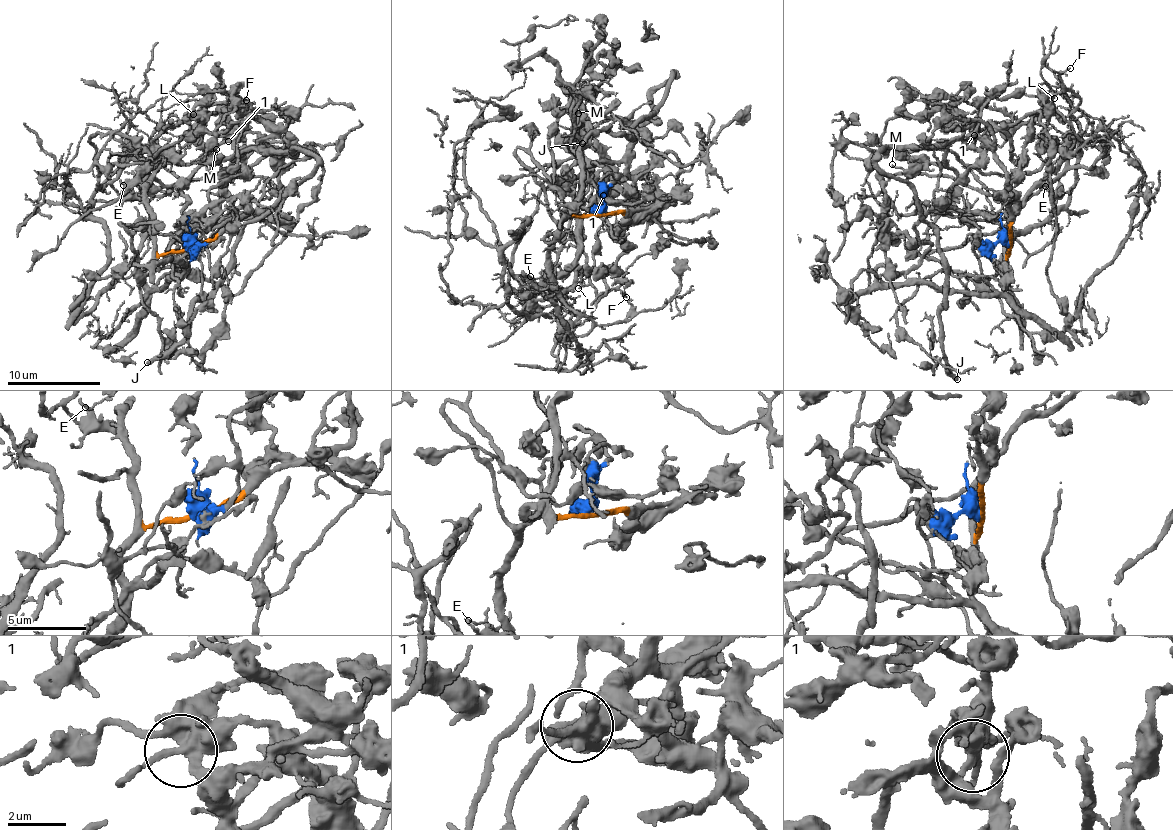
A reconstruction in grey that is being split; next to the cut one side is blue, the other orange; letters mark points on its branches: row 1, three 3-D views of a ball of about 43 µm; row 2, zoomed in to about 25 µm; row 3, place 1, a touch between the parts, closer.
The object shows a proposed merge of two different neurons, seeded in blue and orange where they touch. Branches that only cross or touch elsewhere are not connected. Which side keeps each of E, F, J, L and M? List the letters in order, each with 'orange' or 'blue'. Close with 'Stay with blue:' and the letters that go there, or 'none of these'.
E: orange
F: blue
J: blue
L: blue
M: blue
Stay with blue: F, J, L, M

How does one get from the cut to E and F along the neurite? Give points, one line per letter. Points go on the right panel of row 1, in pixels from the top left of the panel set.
E: (1009, 243), (1014, 210), (1064, 168), (1060, 167), (1049, 177), (1045, 187)
F: (1009, 243), (984, 242), (950, 192), (980, 160), (971, 139), (983, 128), (1015, 131), (1032, 119), (1071, 68)

